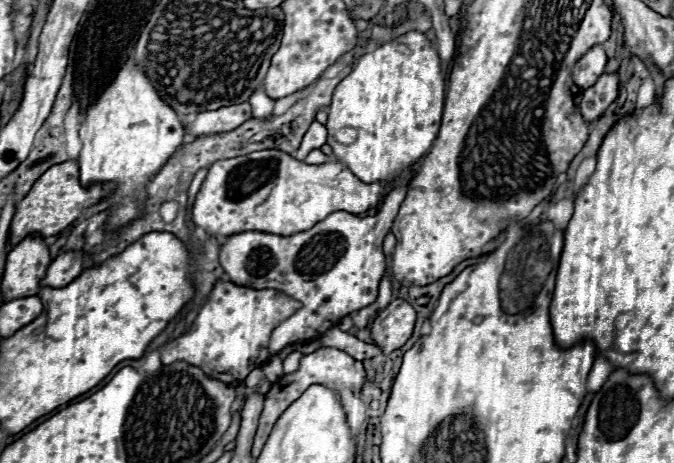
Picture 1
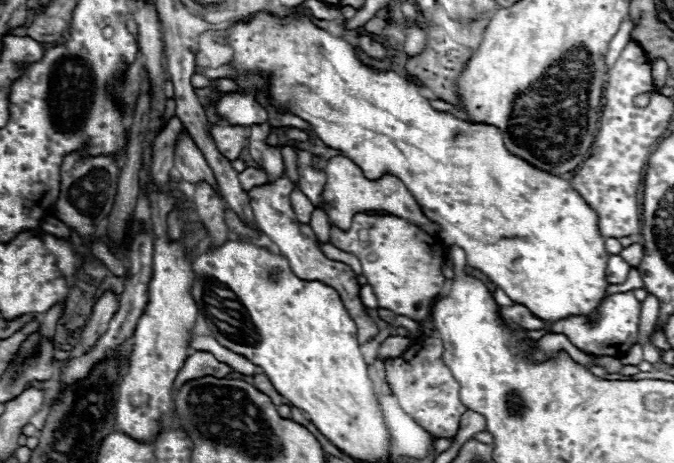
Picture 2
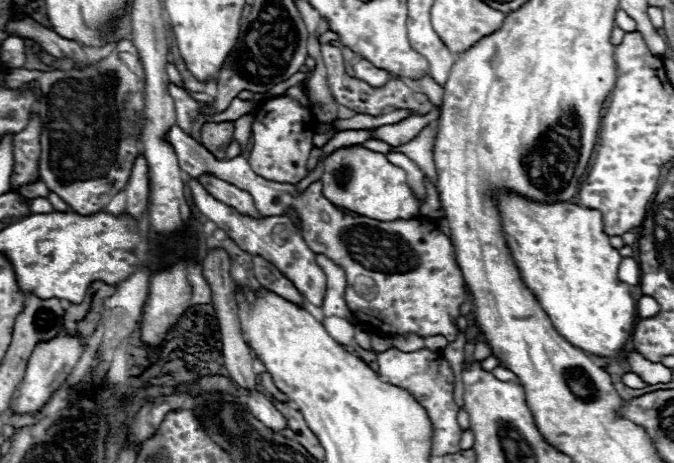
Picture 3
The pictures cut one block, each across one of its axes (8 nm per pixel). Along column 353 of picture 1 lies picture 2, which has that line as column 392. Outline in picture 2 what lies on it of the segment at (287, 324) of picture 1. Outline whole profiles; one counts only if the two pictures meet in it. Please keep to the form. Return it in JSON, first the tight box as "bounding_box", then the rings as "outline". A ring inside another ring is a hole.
{"bounding_box":[330,214,446,322],"outline":[[[356,214],[350,230],[330,228],[330,242],[354,254],[362,264],[362,274],[372,286],[380,308],[394,312],[396,316],[408,316],[416,322],[426,320],[432,312],[444,288],[442,260],[446,256],[446,246],[440,238],[430,236],[420,226],[410,224],[398,216],[368,216]]]}

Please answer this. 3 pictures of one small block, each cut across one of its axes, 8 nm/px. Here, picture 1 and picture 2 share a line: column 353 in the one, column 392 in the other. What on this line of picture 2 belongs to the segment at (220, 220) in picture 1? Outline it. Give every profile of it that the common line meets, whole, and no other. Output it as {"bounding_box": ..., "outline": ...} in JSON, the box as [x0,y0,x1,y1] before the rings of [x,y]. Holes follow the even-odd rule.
{"bounding_box":[324,156,440,235],"outline":[[[346,156],[330,158],[330,170],[326,174],[326,186],[324,186],[324,202],[326,202],[324,210],[330,218],[330,222],[342,230],[350,228],[352,216],[356,212],[368,212],[368,210],[378,210],[378,212],[388,212],[388,214],[400,216],[412,224],[422,226],[424,231],[430,235],[436,235],[440,229],[439,225],[430,221],[420,212],[420,206],[414,200],[414,196],[394,174],[384,174],[378,180],[368,180],[362,174],[362,170]]]}

